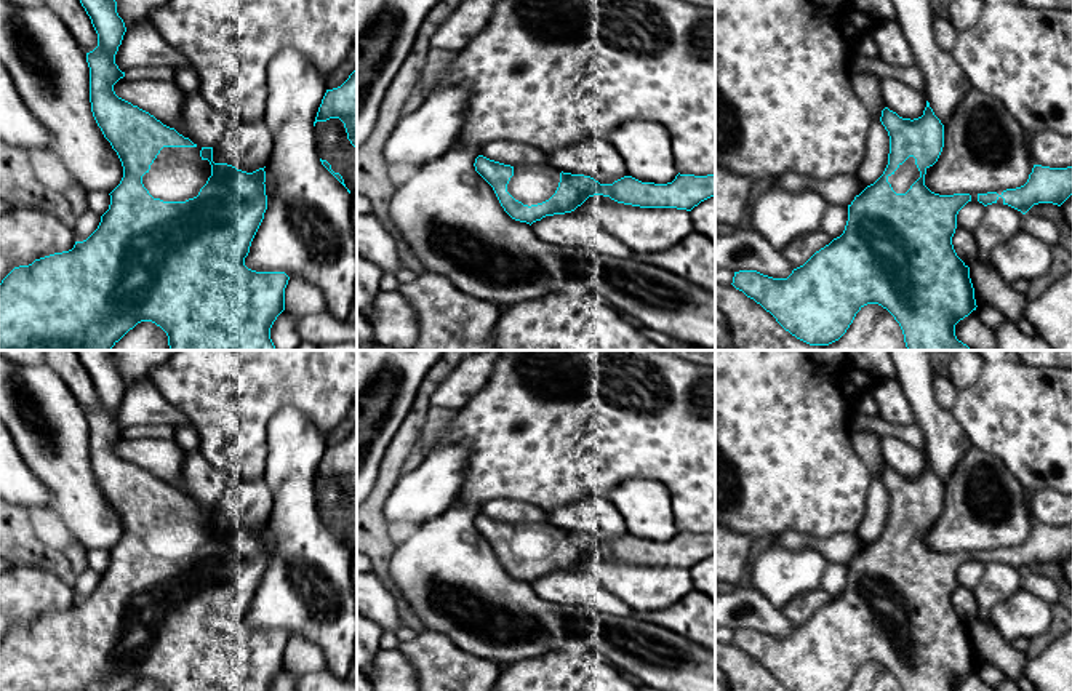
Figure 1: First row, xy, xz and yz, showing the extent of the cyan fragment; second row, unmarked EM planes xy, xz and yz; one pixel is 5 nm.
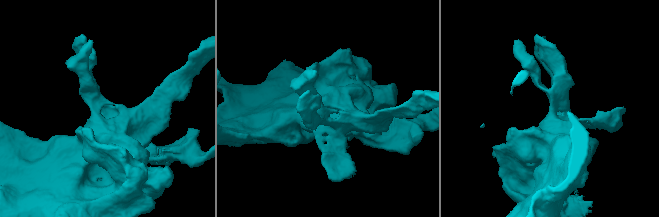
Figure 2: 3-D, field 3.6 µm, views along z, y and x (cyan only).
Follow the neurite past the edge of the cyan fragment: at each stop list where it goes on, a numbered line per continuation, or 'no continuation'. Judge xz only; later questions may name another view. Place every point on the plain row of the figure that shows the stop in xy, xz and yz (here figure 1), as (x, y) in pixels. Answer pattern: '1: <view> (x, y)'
1: xz (530, 543)

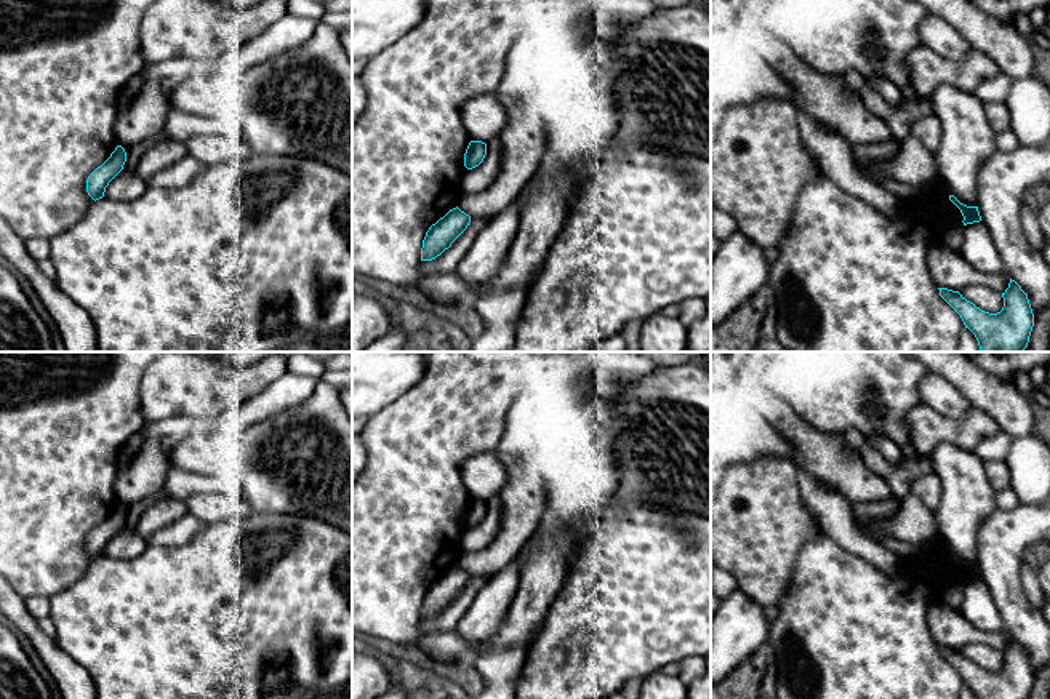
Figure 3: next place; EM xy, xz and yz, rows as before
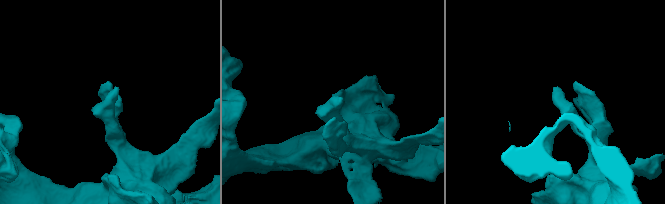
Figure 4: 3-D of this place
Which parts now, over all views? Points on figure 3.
no continuation

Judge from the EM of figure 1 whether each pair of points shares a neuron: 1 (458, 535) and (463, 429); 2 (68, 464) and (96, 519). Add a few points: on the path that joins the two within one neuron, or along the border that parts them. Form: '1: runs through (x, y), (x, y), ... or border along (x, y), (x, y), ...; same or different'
1: border along (480, 504), (453, 507); different
2: runs through (69, 477), (77, 499), (84, 506); same

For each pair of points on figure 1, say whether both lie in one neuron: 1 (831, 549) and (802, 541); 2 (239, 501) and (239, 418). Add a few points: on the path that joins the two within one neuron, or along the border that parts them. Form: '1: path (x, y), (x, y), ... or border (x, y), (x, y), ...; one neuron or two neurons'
1: path (824, 546), (808, 543); one neuron
2: border (263, 475), (234, 483); two neurons

